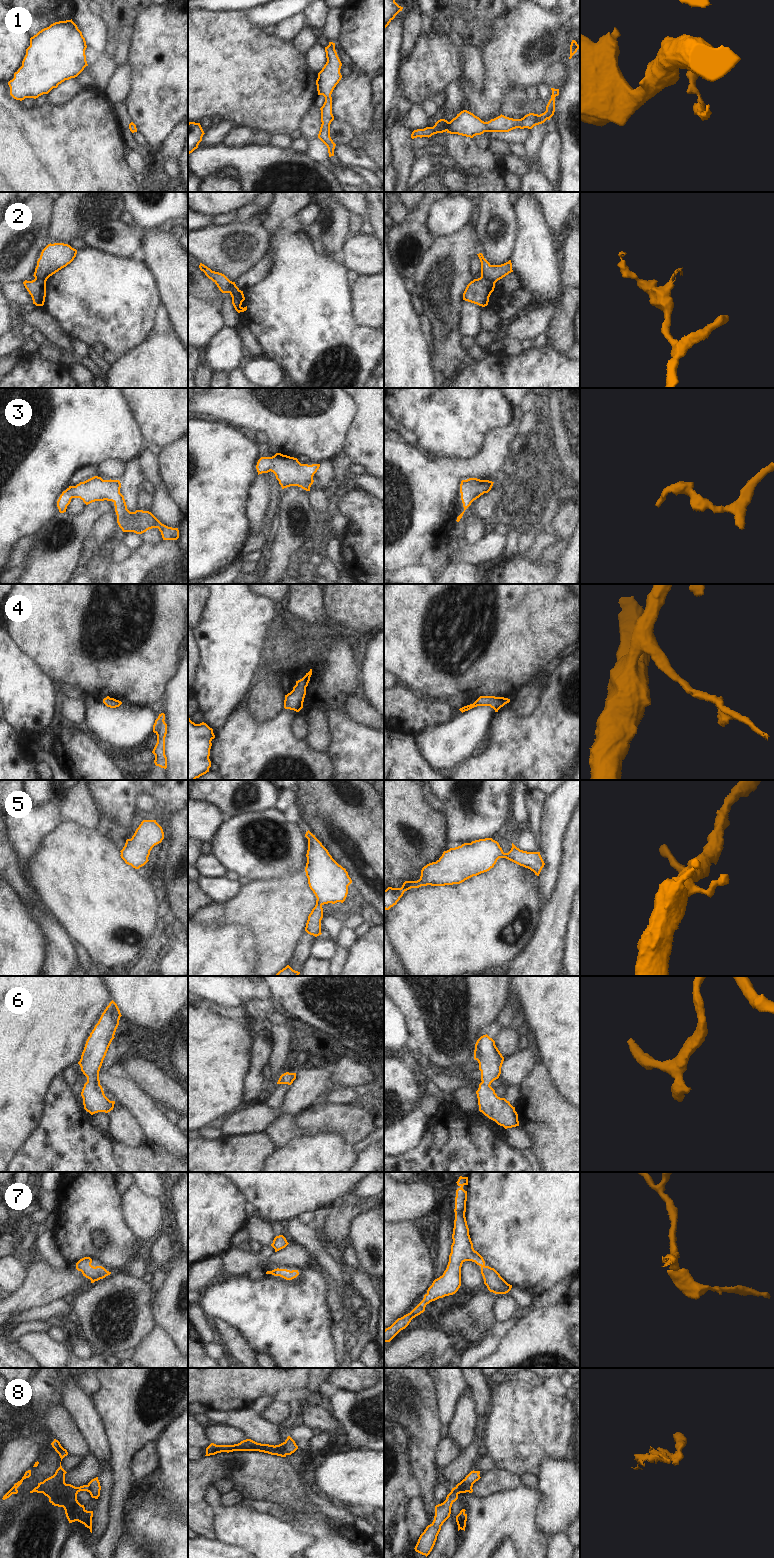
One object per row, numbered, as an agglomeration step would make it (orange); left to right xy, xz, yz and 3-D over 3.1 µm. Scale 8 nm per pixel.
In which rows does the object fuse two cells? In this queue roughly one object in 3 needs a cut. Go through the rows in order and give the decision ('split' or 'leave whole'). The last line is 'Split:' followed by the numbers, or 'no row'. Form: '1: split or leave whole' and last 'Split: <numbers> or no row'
1: leave whole
2: split
3: leave whole
4: leave whole
5: leave whole
6: leave whole
7: leave whole
8: split
Split: 2, 8

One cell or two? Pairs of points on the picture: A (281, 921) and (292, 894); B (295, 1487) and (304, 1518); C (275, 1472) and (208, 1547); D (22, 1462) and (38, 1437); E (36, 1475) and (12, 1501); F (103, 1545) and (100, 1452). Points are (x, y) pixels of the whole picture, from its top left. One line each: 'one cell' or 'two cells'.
A: one cell
B: two cells
C: two cells
D: one cell
E: one cell
F: two cells

